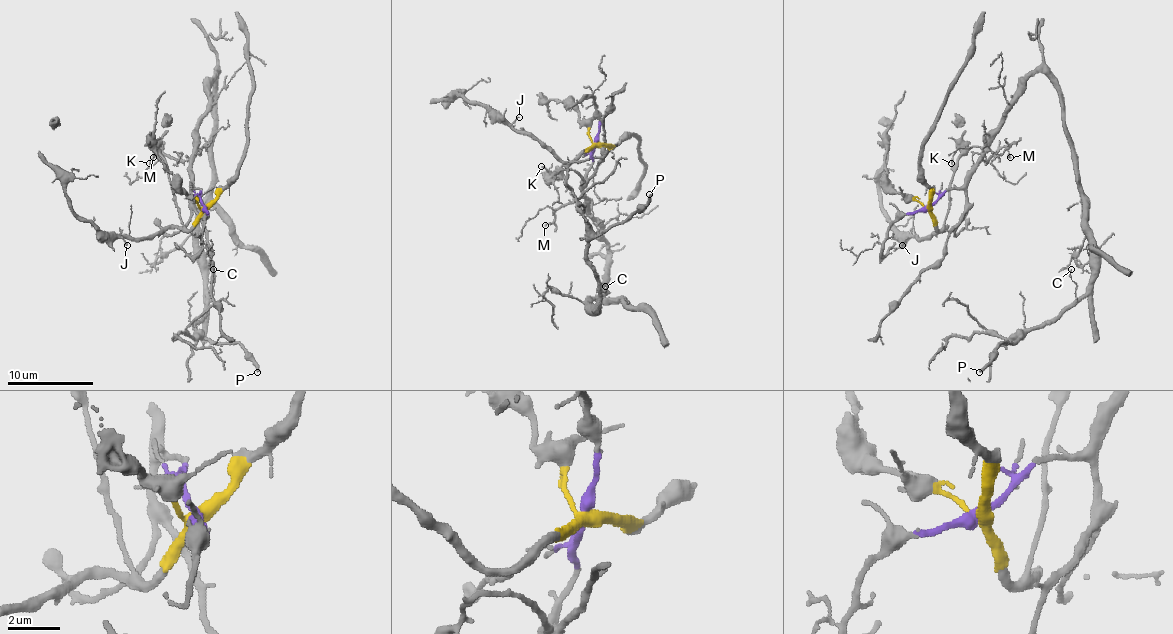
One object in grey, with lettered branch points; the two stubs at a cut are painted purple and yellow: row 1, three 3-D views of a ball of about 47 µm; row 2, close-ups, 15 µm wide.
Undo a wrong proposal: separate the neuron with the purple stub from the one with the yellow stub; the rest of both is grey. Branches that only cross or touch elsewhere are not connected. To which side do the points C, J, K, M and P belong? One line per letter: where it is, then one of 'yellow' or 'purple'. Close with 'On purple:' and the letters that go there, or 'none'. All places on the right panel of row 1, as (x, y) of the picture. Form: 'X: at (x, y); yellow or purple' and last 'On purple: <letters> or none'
C: at (1071, 269); purple
J: at (902, 245); yellow
K: at (951, 163); yellow
M: at (1010, 157); purple
P: at (979, 372); purple
On purple: C, M, P

